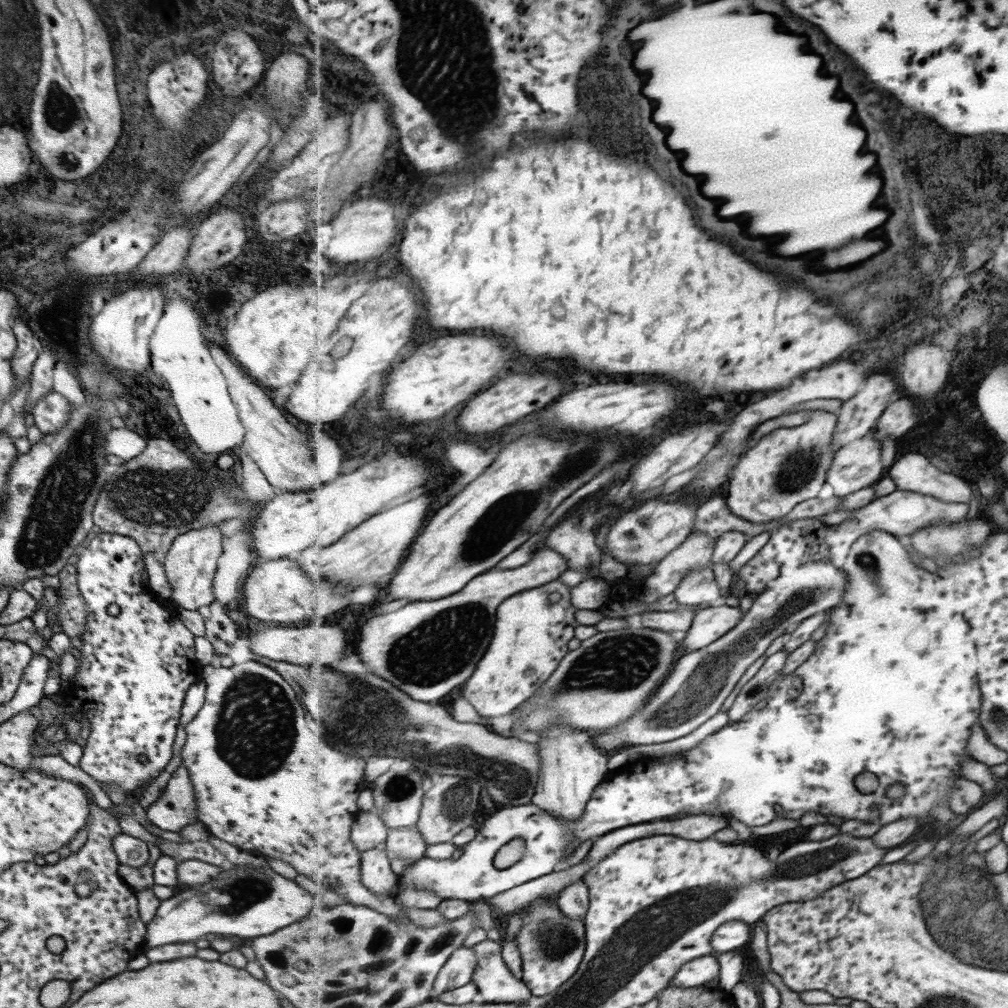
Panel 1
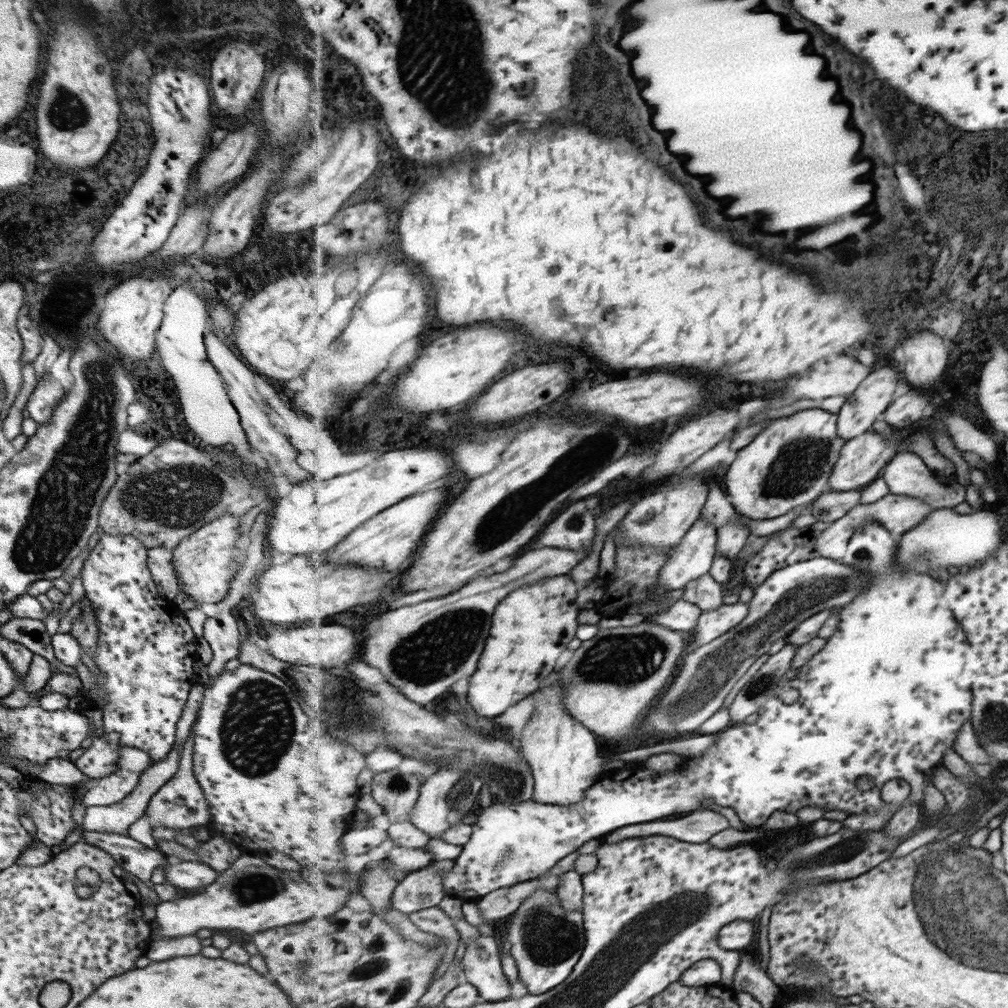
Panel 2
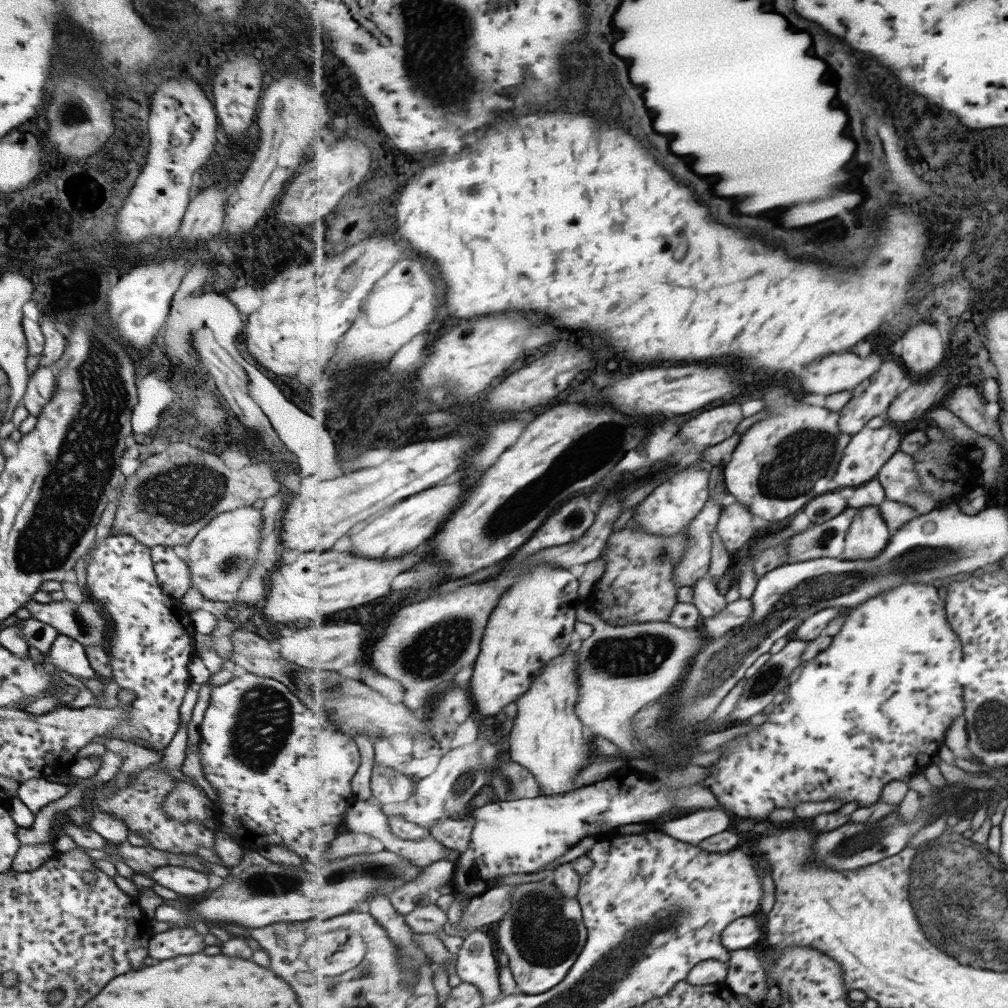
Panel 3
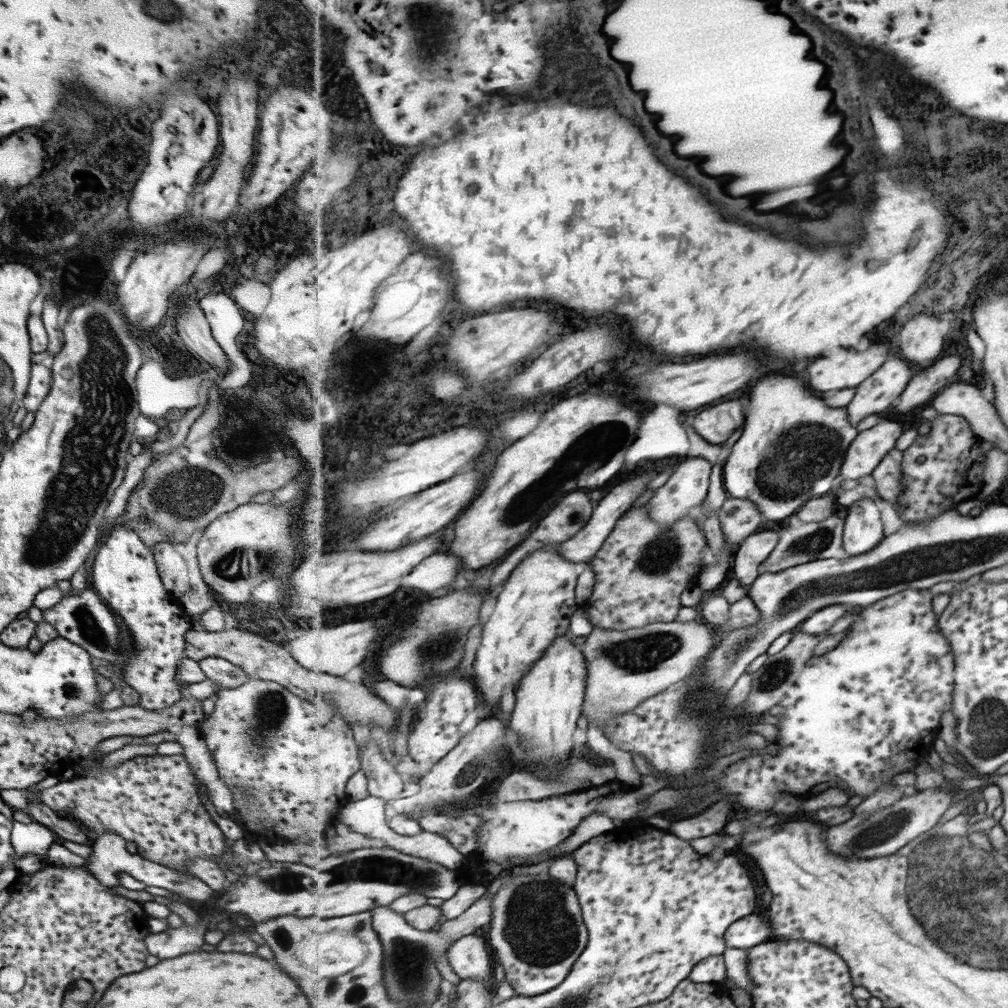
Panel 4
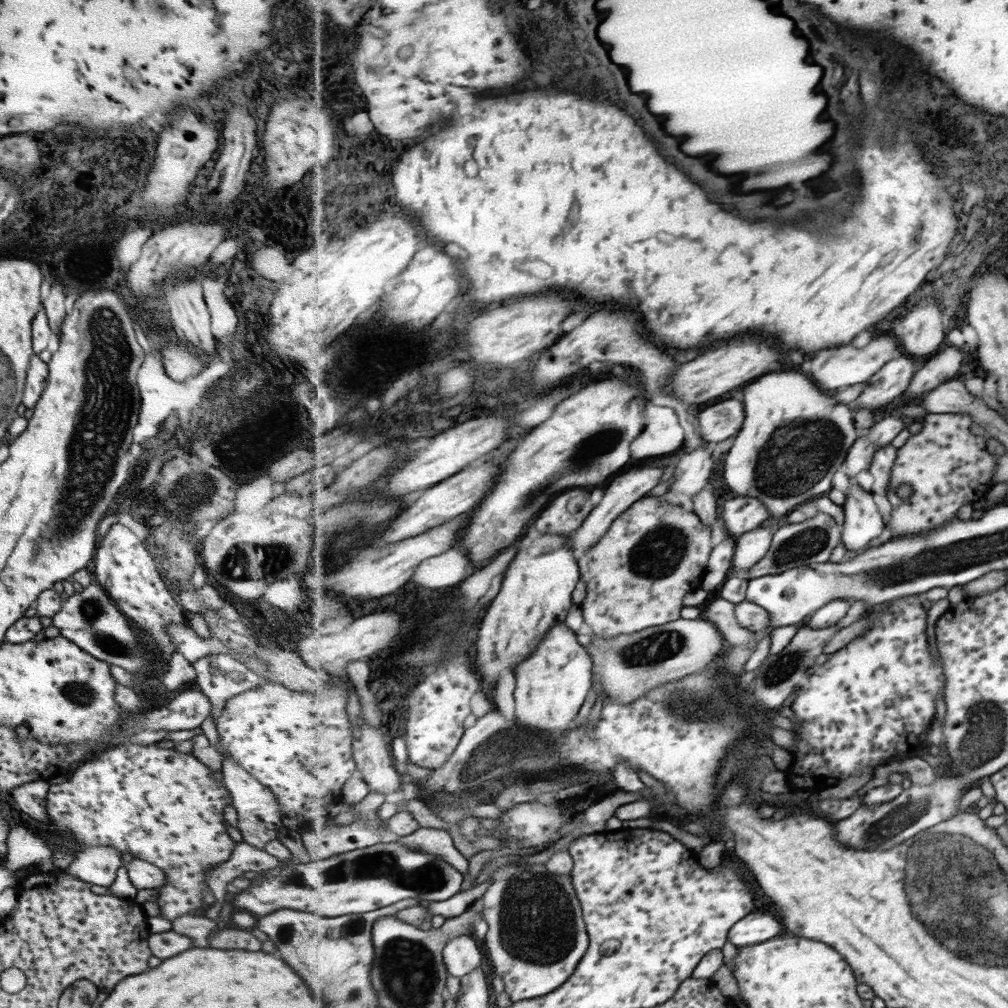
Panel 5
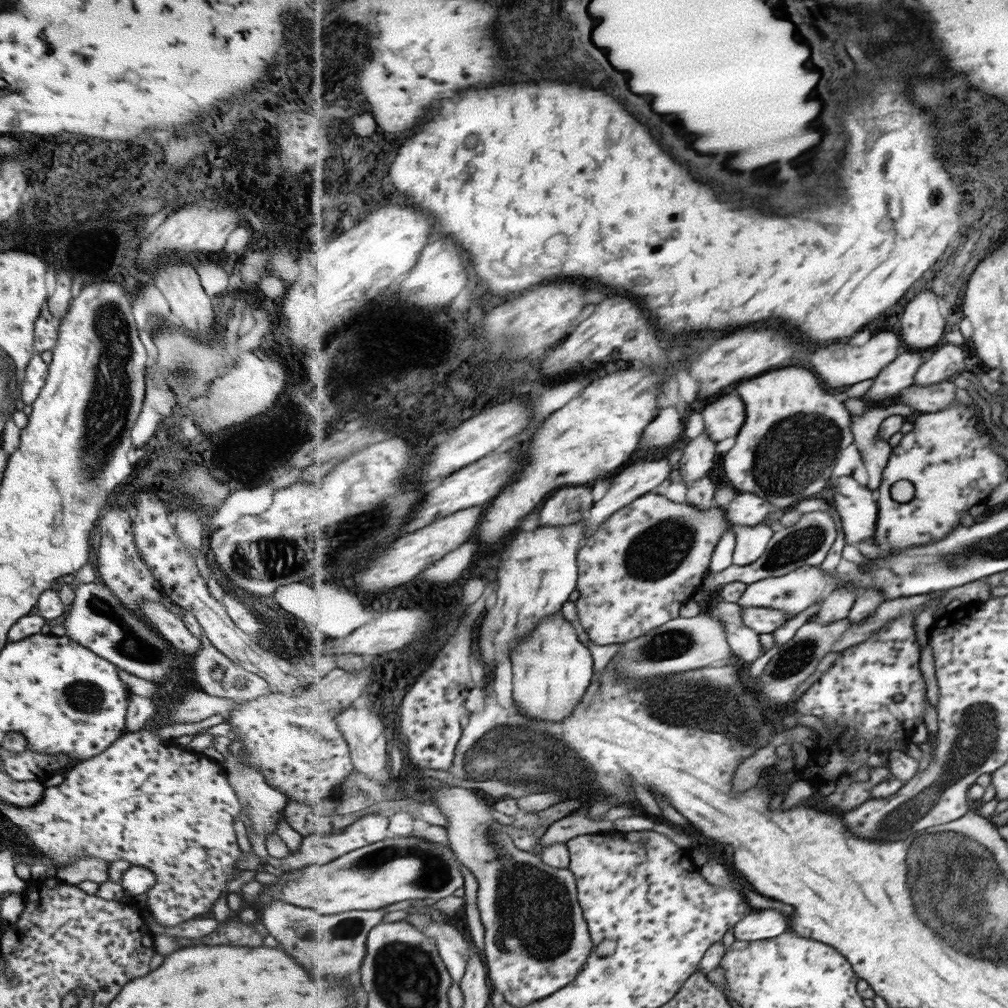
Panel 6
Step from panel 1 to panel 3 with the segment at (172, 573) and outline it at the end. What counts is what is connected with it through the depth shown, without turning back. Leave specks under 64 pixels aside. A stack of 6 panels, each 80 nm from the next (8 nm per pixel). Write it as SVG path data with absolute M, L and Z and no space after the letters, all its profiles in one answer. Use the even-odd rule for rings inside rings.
M252 505L216 514L185 545L187 558L184 563L188 566L190 586L197 588L207 600L234 602L239 587L260 557L261 529L261 512Z

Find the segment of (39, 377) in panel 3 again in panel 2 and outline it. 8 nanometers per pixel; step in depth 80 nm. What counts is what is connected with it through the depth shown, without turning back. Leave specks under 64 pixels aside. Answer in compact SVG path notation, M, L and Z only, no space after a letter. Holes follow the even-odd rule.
M50 374L43 375L41 380L37 380L33 392L29 394L24 409L37 425L42 425L48 421L52 415L51 410L57 406L57 402L63 398L64 390Z

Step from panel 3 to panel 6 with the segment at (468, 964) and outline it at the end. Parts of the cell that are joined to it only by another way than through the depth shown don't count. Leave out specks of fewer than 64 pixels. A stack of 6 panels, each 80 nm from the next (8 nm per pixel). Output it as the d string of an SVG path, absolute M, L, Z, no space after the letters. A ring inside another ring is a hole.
M430 920L429 924L422 929L422 933L429 938L434 938L452 980L460 984L466 973L470 956L474 953L470 952L473 943L465 940L465 936L457 930L457 926L439 924L433 920Z

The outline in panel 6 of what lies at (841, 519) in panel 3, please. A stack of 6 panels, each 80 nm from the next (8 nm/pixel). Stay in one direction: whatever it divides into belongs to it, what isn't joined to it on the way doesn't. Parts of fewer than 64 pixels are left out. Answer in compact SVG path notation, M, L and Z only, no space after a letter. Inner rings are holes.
M817 510L805 513L798 524L781 530L775 544L768 546L759 560L747 566L731 565L727 570L718 572L718 574L708 574L702 584L702 590L713 592L713 590L719 590L731 582L743 582L748 586L772 576L785 576L807 565L811 567L823 564L823 560L827 558L829 550L833 548L837 536L839 536L837 522L831 518L828 512Z

